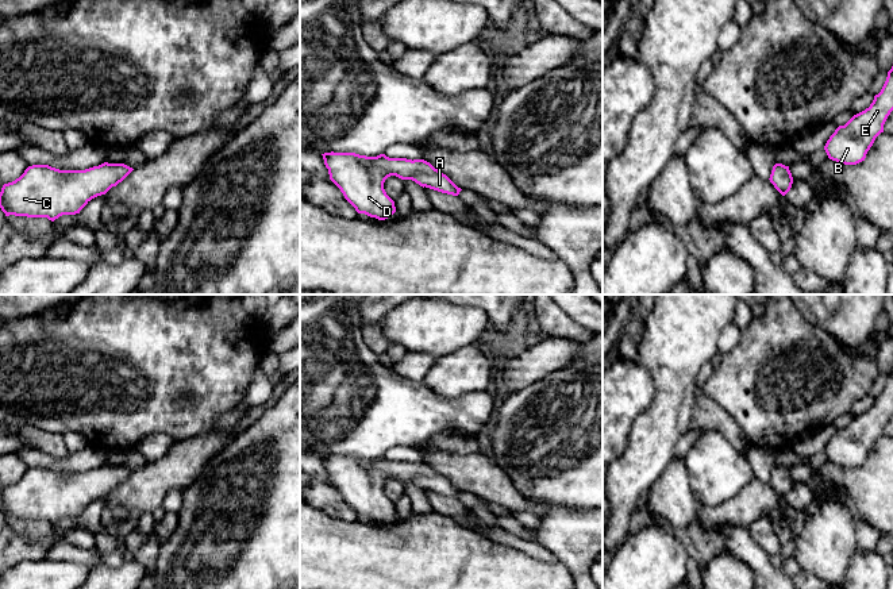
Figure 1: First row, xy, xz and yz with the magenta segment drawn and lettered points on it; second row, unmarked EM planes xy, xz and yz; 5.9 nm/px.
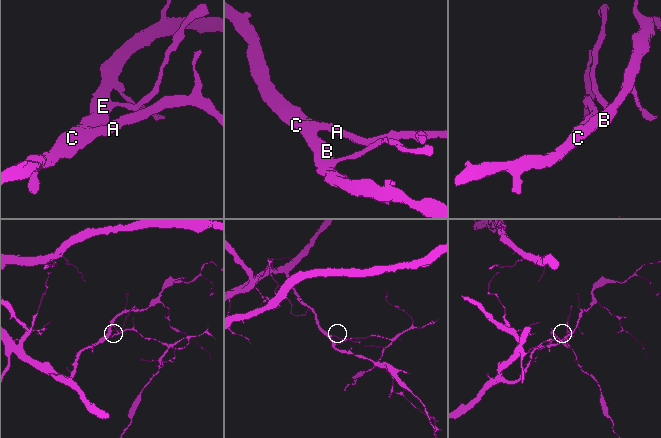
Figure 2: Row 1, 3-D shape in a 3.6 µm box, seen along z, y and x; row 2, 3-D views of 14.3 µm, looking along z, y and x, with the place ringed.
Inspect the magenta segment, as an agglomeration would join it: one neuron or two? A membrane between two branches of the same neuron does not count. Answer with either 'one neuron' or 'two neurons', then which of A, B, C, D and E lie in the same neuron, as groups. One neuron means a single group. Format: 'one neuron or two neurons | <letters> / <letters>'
one neuron | A B C D E

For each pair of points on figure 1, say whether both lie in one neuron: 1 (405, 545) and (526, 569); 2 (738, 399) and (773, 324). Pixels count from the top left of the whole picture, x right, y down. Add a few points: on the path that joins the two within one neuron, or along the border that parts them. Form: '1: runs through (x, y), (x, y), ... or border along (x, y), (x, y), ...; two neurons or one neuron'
1: runs through (435, 569), (496, 569); one neuron
2: runs through (753, 380), (757, 364), (769, 351), (772, 343); one neuron

